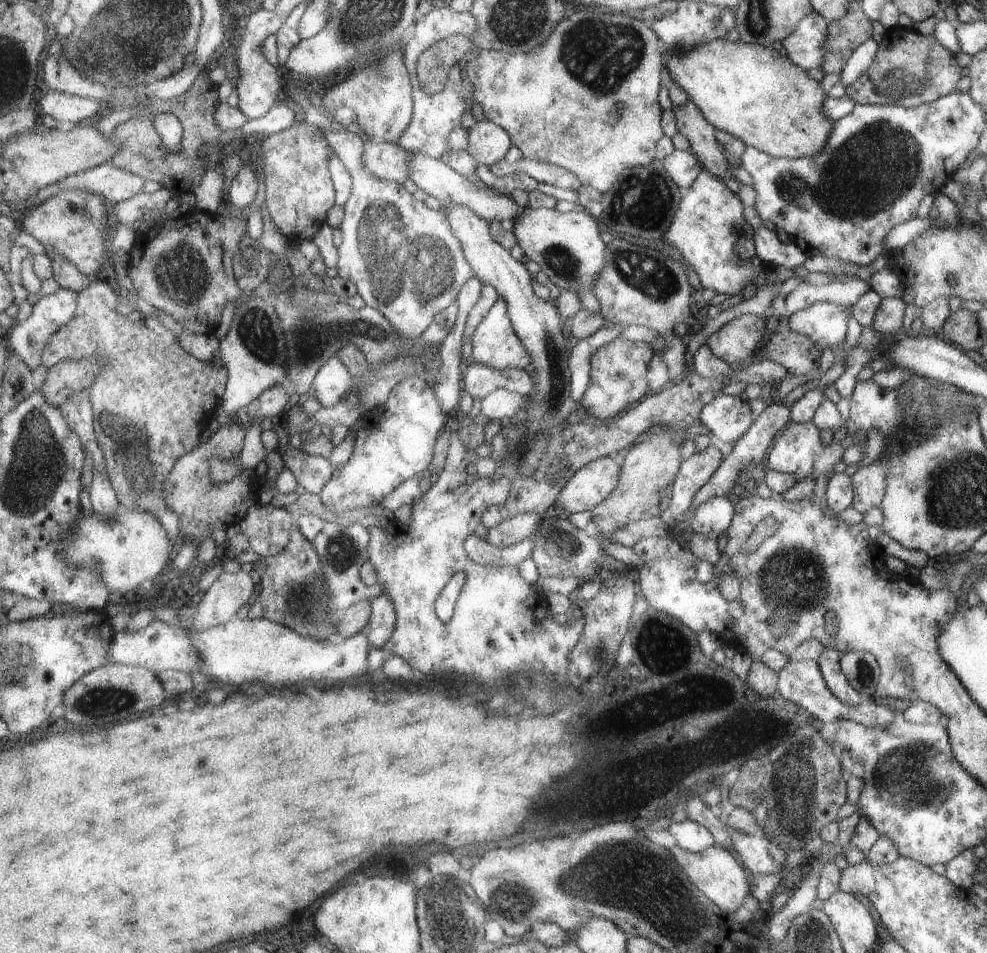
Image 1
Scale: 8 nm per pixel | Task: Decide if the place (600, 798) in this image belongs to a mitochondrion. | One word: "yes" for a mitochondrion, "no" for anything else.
no

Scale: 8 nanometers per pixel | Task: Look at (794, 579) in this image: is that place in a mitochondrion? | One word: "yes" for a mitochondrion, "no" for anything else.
yes

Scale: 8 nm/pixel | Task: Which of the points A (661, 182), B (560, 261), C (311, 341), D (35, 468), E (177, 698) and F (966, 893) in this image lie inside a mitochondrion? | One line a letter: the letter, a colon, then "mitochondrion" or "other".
A: mitochondrion
B: mitochondrion
C: mitochondrion
D: mitochondrion
E: other
F: other

